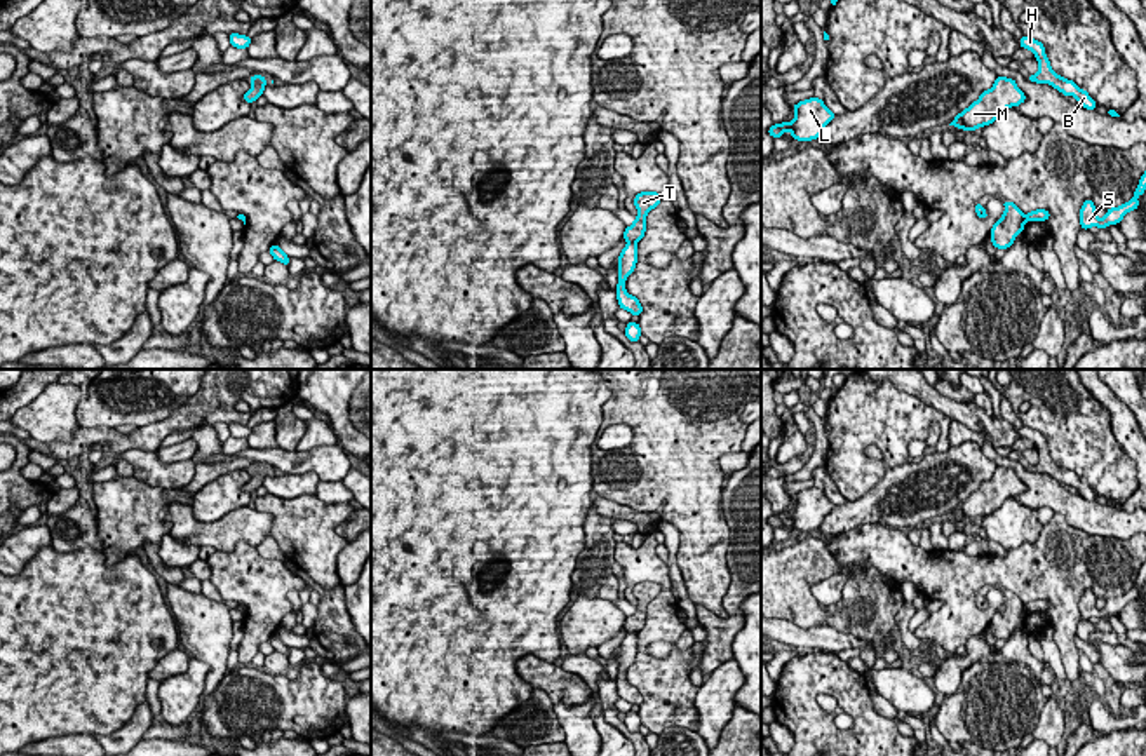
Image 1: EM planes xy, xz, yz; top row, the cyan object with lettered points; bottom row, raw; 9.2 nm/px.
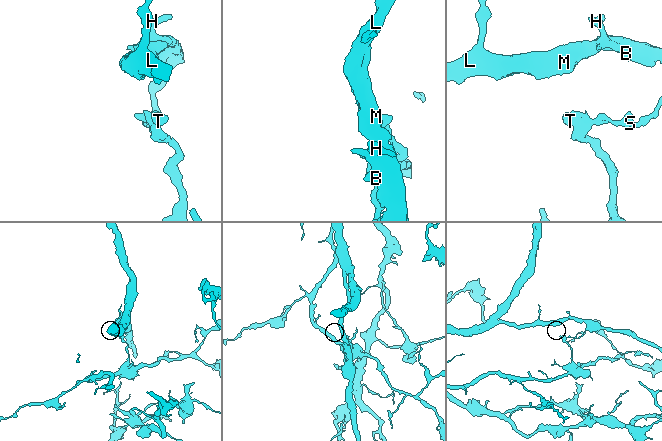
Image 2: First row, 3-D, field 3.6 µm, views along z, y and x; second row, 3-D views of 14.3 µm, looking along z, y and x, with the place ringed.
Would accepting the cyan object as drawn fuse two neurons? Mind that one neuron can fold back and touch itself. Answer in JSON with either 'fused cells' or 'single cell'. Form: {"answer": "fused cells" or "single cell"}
{"answer": "fused cells"}

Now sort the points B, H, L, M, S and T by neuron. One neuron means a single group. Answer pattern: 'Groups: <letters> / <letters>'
Groups: B H L M S / T

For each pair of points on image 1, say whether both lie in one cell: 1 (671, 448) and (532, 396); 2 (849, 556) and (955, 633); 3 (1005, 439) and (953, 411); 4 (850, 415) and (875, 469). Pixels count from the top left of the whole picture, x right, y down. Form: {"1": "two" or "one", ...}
{"1": "two", "2": "one", "3": "one", "4": "one"}

